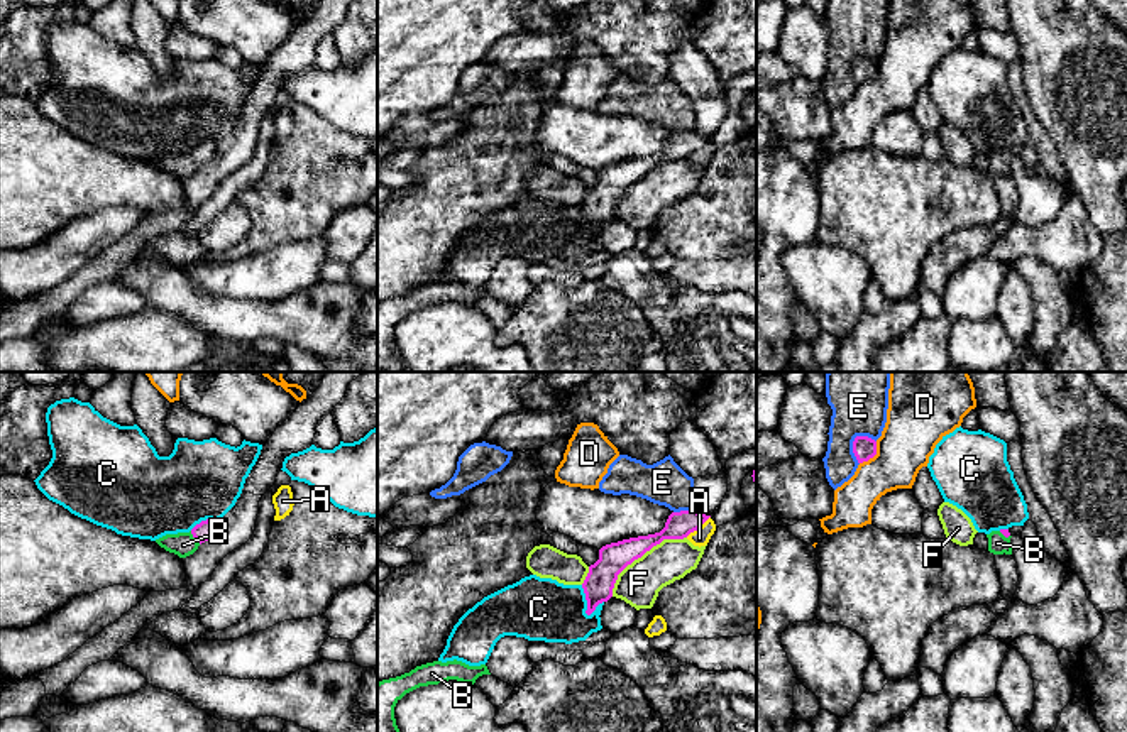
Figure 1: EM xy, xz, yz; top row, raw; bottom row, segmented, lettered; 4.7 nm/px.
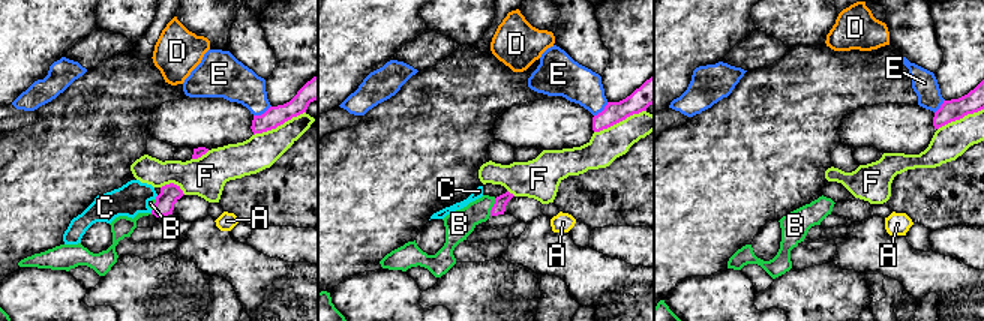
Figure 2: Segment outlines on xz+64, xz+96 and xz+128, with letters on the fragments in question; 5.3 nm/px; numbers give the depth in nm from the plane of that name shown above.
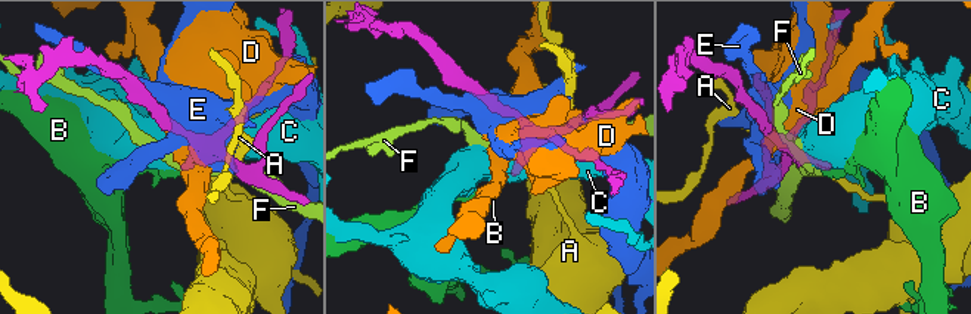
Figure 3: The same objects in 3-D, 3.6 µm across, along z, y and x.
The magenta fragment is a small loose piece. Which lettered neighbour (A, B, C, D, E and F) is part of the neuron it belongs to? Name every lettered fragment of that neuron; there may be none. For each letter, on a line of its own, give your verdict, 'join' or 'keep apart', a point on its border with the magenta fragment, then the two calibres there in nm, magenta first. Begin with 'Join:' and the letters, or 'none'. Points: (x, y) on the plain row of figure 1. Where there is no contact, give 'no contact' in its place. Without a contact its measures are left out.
Join: B
A: keep apart; contact xz (698, 149); calibres 130 and 80 nm
B: join; contact xy (195, 159); calibres 90 and 120 nm
C: keep apart; contact xz (586, 220); calibres 140 and 300 nm
D: keep apart; contact yz (874, 76); calibres 110 and 280 nm
E: keep apart; contact yz (853, 66); calibres 110 and 260 nm
F: keep apart; contact xz (642, 176); calibres 140 and 200 nm

